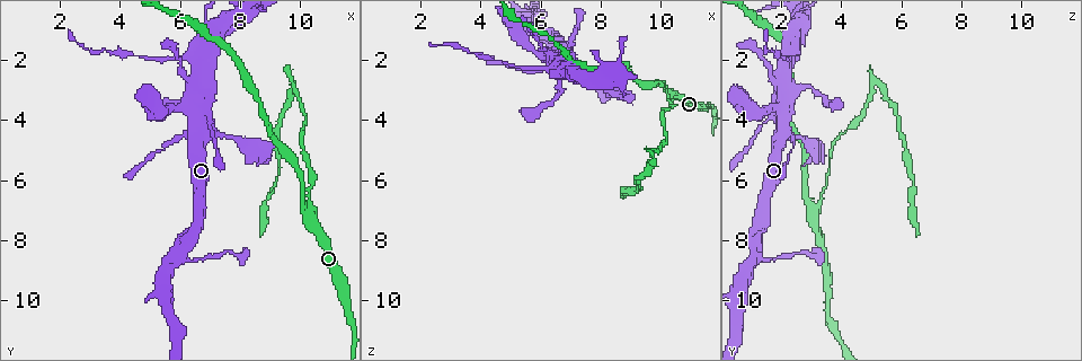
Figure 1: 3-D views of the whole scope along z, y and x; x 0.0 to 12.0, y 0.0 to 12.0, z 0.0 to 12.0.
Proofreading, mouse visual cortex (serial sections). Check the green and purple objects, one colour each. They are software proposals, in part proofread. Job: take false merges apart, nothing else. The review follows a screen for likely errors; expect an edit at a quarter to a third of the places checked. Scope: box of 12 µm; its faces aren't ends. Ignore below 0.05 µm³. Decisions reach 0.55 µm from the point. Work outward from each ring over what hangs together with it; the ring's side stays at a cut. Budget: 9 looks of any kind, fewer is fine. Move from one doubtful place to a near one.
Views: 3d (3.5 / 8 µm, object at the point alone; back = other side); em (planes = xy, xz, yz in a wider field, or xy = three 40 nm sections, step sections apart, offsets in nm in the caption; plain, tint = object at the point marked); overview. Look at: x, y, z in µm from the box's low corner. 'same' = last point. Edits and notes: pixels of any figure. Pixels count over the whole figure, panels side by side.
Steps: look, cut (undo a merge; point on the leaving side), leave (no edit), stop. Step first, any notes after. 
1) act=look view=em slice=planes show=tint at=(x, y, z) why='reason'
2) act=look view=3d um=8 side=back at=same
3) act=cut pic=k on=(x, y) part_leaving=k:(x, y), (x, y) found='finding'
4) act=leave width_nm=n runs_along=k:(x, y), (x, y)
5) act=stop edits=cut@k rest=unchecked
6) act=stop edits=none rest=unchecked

act=look view=3d um=3.5 at=(6.0, 8.5, 1.1) why='sharp bend'

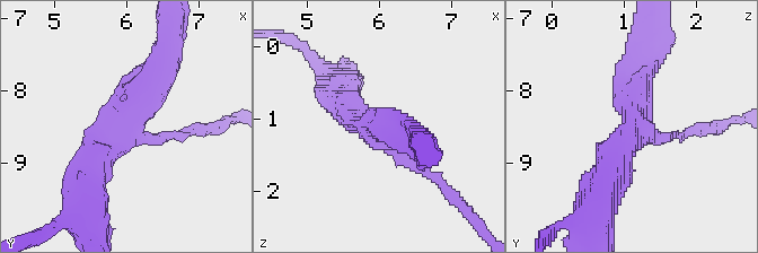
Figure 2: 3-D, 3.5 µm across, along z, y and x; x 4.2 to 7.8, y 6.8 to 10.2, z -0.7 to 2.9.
act=look view=em slice=xy step=5 show=tint at=(6.05, 8.40, 1.15) arms=3 arm_widths_nm=150,350,350

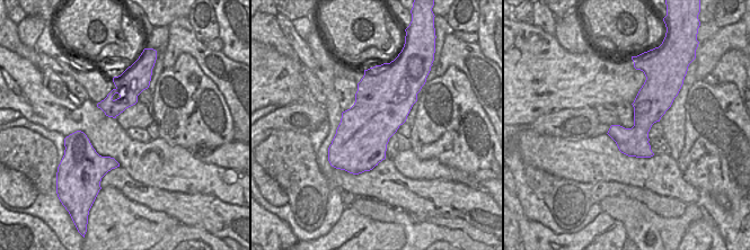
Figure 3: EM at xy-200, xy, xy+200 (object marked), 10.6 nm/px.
act=leave width_nm=600 runs_along=2:(169, 58), (138, 113), (86, 176) found='one cell here'

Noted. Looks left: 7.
act=look view=3d um=3.5 at=(6.6, 4.7, 2.0) why='four or more arms meet'

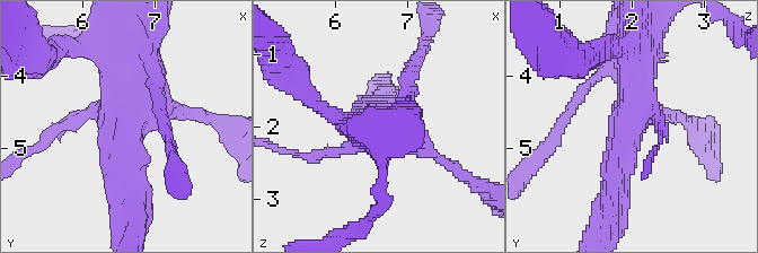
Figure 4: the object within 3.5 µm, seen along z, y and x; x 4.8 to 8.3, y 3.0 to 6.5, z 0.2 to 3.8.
act=look view=em slice=xy step=3 show=tint at=(6.60, 4.60, 2.00)

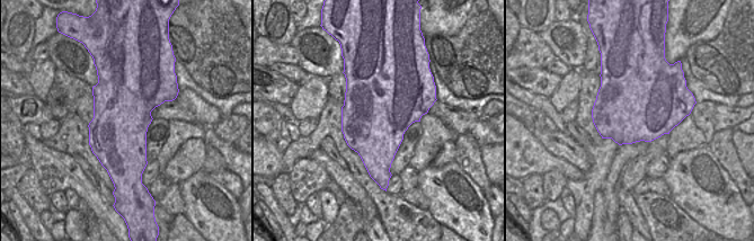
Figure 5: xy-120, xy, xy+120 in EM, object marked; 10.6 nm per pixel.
act=leave runs_along=4:(615, 191), (638, 41) found='one cell here'

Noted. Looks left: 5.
act=look view=3d um=3.5 at=(5.7, 1.9, 2.2) why='sudden change in width'

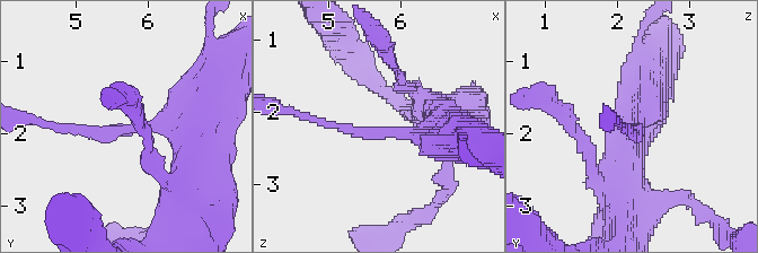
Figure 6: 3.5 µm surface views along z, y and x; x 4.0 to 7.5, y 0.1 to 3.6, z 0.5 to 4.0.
act=look view=em slice=xy step=3 show=tint at=(5.70, 1.95, 2.30) arm_widths_nm=150,350 why='need the tissue'

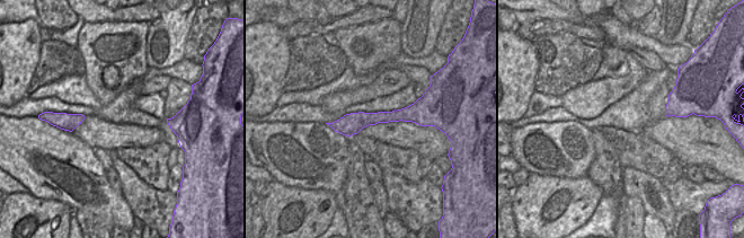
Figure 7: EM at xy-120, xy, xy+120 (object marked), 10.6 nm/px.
act=cut pic=6 on=(359, 133) part_leaving=6:(395, 133), (346, 130), (291, 110) found='two cells meet here'

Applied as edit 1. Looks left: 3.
act=look view=3d um=8 at=(10.4, 7.3, 3.1) why='three arms meet'

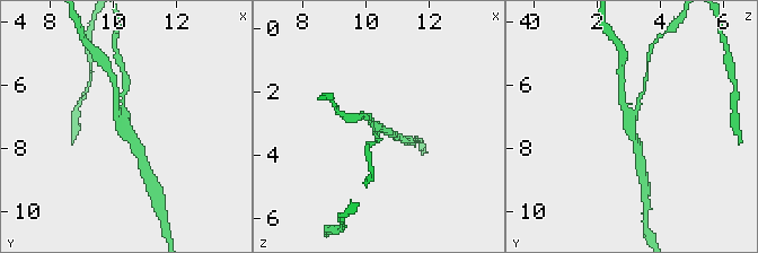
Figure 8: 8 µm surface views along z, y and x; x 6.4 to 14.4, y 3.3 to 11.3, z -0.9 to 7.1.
act=look view=3d um=3.5 side=back at=(10.4, 7.3, 3.2) why='zoom in'

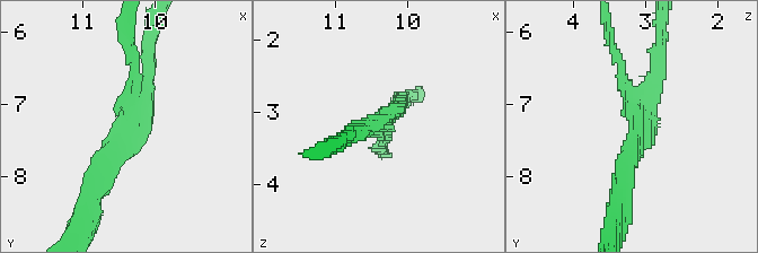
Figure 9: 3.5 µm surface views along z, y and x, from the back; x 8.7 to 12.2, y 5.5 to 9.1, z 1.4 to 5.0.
act=look view=em slice=planes show=tint at=(10.40, 7.35, 3.15) arms=3 arm_widths_nm=100,200,250

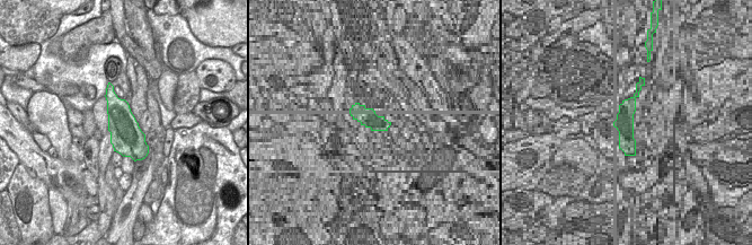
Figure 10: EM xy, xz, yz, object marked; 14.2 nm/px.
act=cut pic=9 on=(130, 45) width_nm=460 part_leaving=9:(133, 79), (130, 31) found='two cells meet here'

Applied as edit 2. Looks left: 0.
act=stop edits=cut@6,cut@9 rest=unchecked

